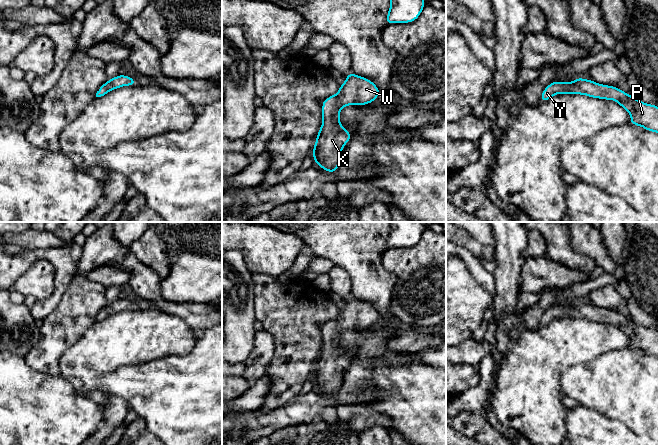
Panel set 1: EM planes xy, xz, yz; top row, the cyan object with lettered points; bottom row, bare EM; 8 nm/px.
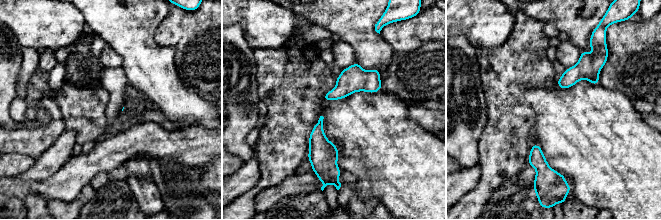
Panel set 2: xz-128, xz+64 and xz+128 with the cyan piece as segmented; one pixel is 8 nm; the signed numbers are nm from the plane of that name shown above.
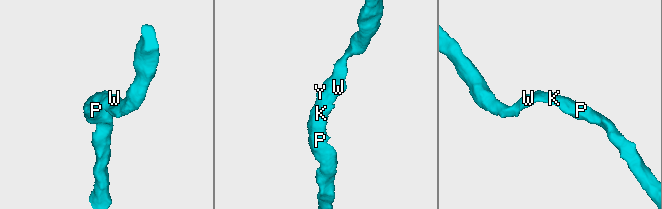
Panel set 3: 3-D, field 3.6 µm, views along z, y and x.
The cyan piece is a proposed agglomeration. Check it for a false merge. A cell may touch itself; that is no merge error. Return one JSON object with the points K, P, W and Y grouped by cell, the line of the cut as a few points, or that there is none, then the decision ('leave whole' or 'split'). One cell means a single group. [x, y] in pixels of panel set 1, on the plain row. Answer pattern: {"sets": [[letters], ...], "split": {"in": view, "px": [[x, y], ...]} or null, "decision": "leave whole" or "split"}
{"sets": [["K", "P", "W", "Y"]], "split": null, "decision": "leave whole"}

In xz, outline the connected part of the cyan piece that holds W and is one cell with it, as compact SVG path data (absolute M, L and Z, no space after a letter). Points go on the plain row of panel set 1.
M352 296L346 299L337 318L322 326L322 349L312 375L314 387L323 394L334 397L341 387L341 376L351 363L351 358L340 347L339 336L344 330L368 329L380 318L378 311L368 302Z

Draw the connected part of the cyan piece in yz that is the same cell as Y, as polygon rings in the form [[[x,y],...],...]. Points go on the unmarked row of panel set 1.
[[[581,301],[572,306],[554,305],[543,314],[541,326],[548,325],[556,318],[579,318],[614,324],[630,338],[630,348],[658,357],[658,330],[644,327],[618,311],[598,308]]]

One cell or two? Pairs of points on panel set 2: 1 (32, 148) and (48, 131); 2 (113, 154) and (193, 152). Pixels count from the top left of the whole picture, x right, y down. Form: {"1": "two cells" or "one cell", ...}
{"1": "one cell", "2": "one cell"}

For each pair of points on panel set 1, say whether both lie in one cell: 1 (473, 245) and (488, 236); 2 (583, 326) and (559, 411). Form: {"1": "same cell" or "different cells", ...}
{"1": "different cells", "2": "same cell"}

